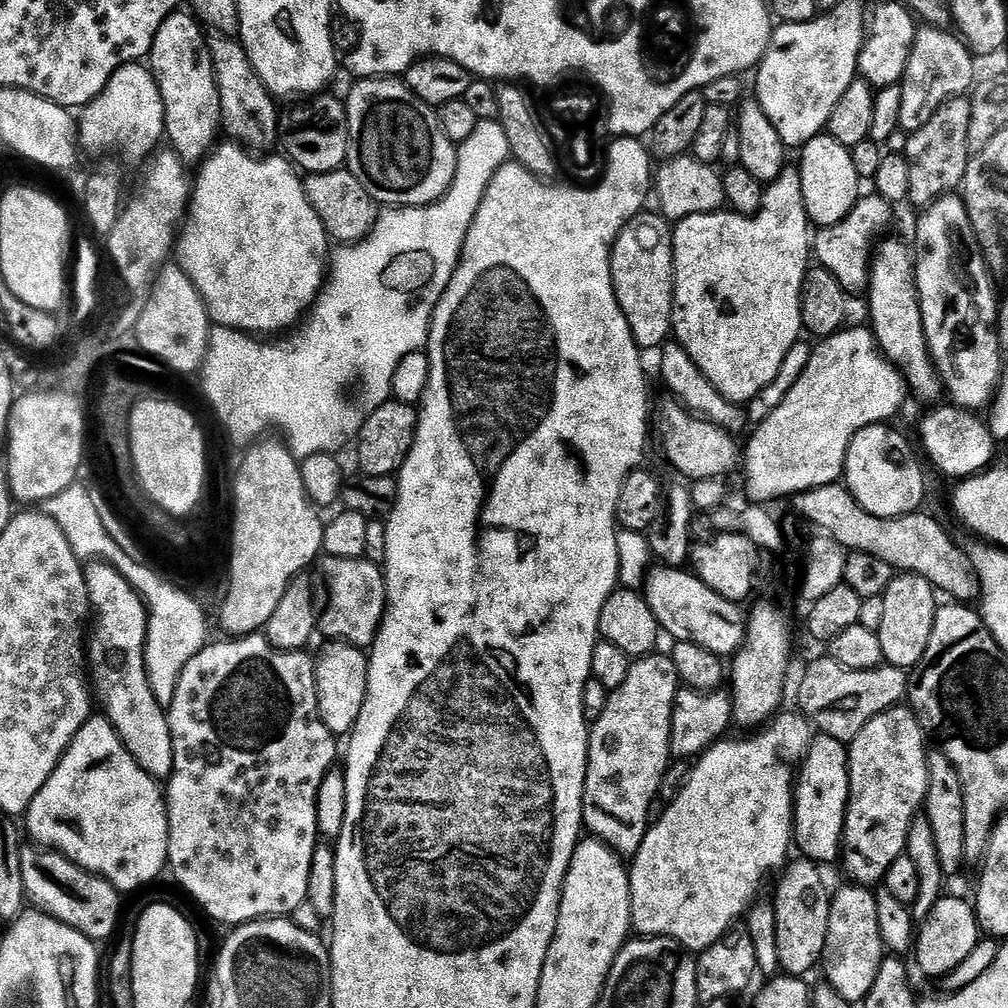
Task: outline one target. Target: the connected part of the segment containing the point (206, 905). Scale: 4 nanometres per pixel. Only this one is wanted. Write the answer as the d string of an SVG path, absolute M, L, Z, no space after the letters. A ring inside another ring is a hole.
M253 634L251 636L242 636L239 638L224 638L221 644L215 642L209 643L194 658L190 658L190 662L186 666L186 670L182 670L182 674L178 678L178 690L174 690L174 702L166 709L168 714L168 725L170 726L170 738L172 739L172 749L174 750L174 758L172 759L172 772L166 777L166 803L168 805L168 868L170 872L176 875L176 880L196 899L196 904L209 916L212 920L217 920L220 924L228 924L227 926L239 926L248 924L252 920L275 920L277 918L288 918L296 912L300 907L308 904L308 887L310 886L310 866L314 862L314 854L318 847L318 841L321 839L318 830L318 790L322 786L322 782L326 778L326 774L333 771L336 760L336 744L337 737L332 735L330 730L326 730L326 726L320 717L318 710L318 682L316 681L316 661L307 651L299 652L283 652L280 648L275 648L267 636L263 634Z

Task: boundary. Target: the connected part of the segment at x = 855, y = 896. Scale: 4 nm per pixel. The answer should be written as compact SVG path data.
M848 882L845 888L831 893L830 926L826 930L826 946L822 961L823 979L846 1002L859 1005L866 998L874 978L878 978L880 964L886 955L882 934L878 930L878 906L876 893L871 887Z

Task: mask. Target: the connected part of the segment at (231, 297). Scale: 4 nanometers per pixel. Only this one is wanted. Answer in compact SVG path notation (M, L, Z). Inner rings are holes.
M224 142L220 148L220 188L212 188L209 192L193 191L190 207L186 213L186 219L182 224L182 231L178 236L178 267L194 282L198 294L208 306L210 320L213 325L221 328L236 328L240 332L249 334L264 334L260 332L284 332L305 319L306 313L316 303L321 289L326 283L326 277L330 272L330 237L318 214L314 214L314 206L310 206L310 198L306 198L306 190L301 173L297 171L291 160L283 155L253 154L245 145L239 142Z

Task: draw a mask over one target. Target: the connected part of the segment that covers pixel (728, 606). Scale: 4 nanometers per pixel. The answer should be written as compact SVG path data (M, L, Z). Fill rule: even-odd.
M653 567L644 582L642 595L650 610L654 610L654 618L658 618L661 629L667 635L669 632L673 641L694 642L694 646L702 646L721 658L731 657L744 643L747 617L737 601L714 594L706 582L683 567Z

